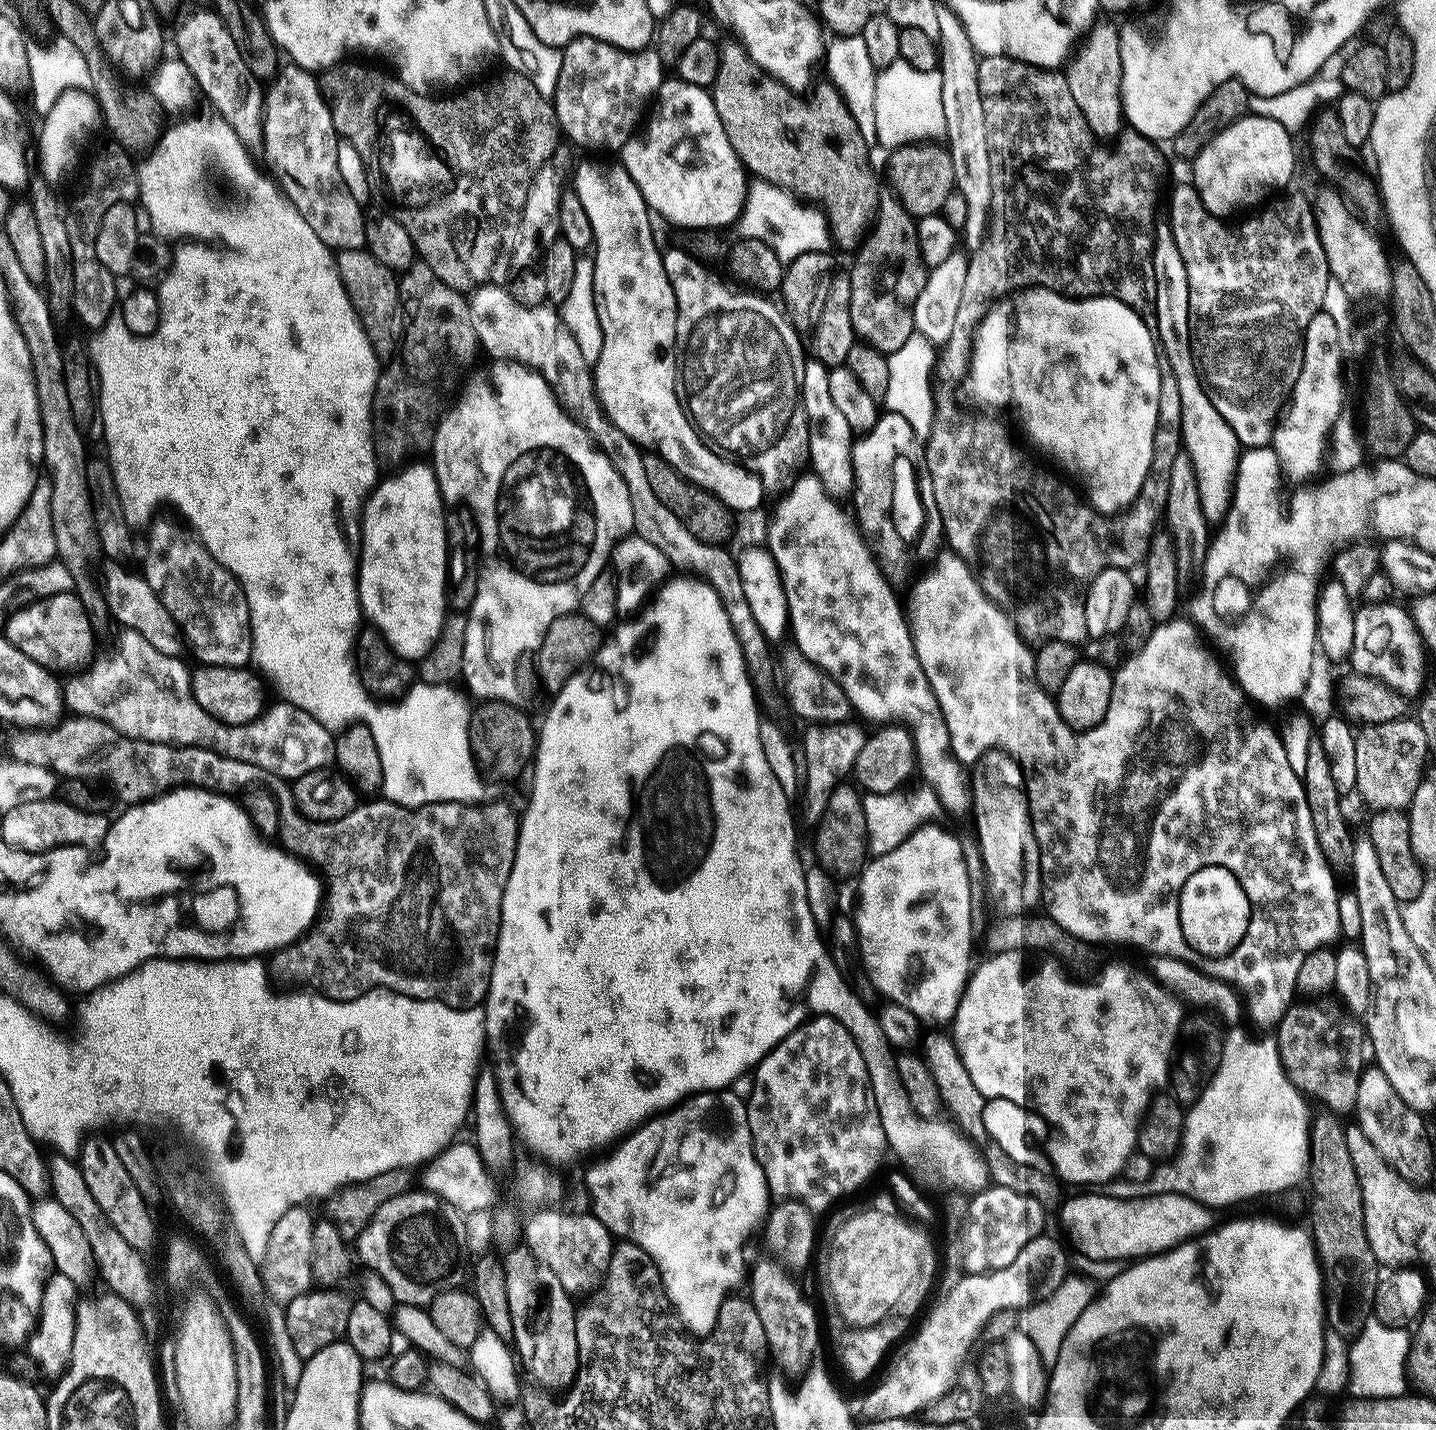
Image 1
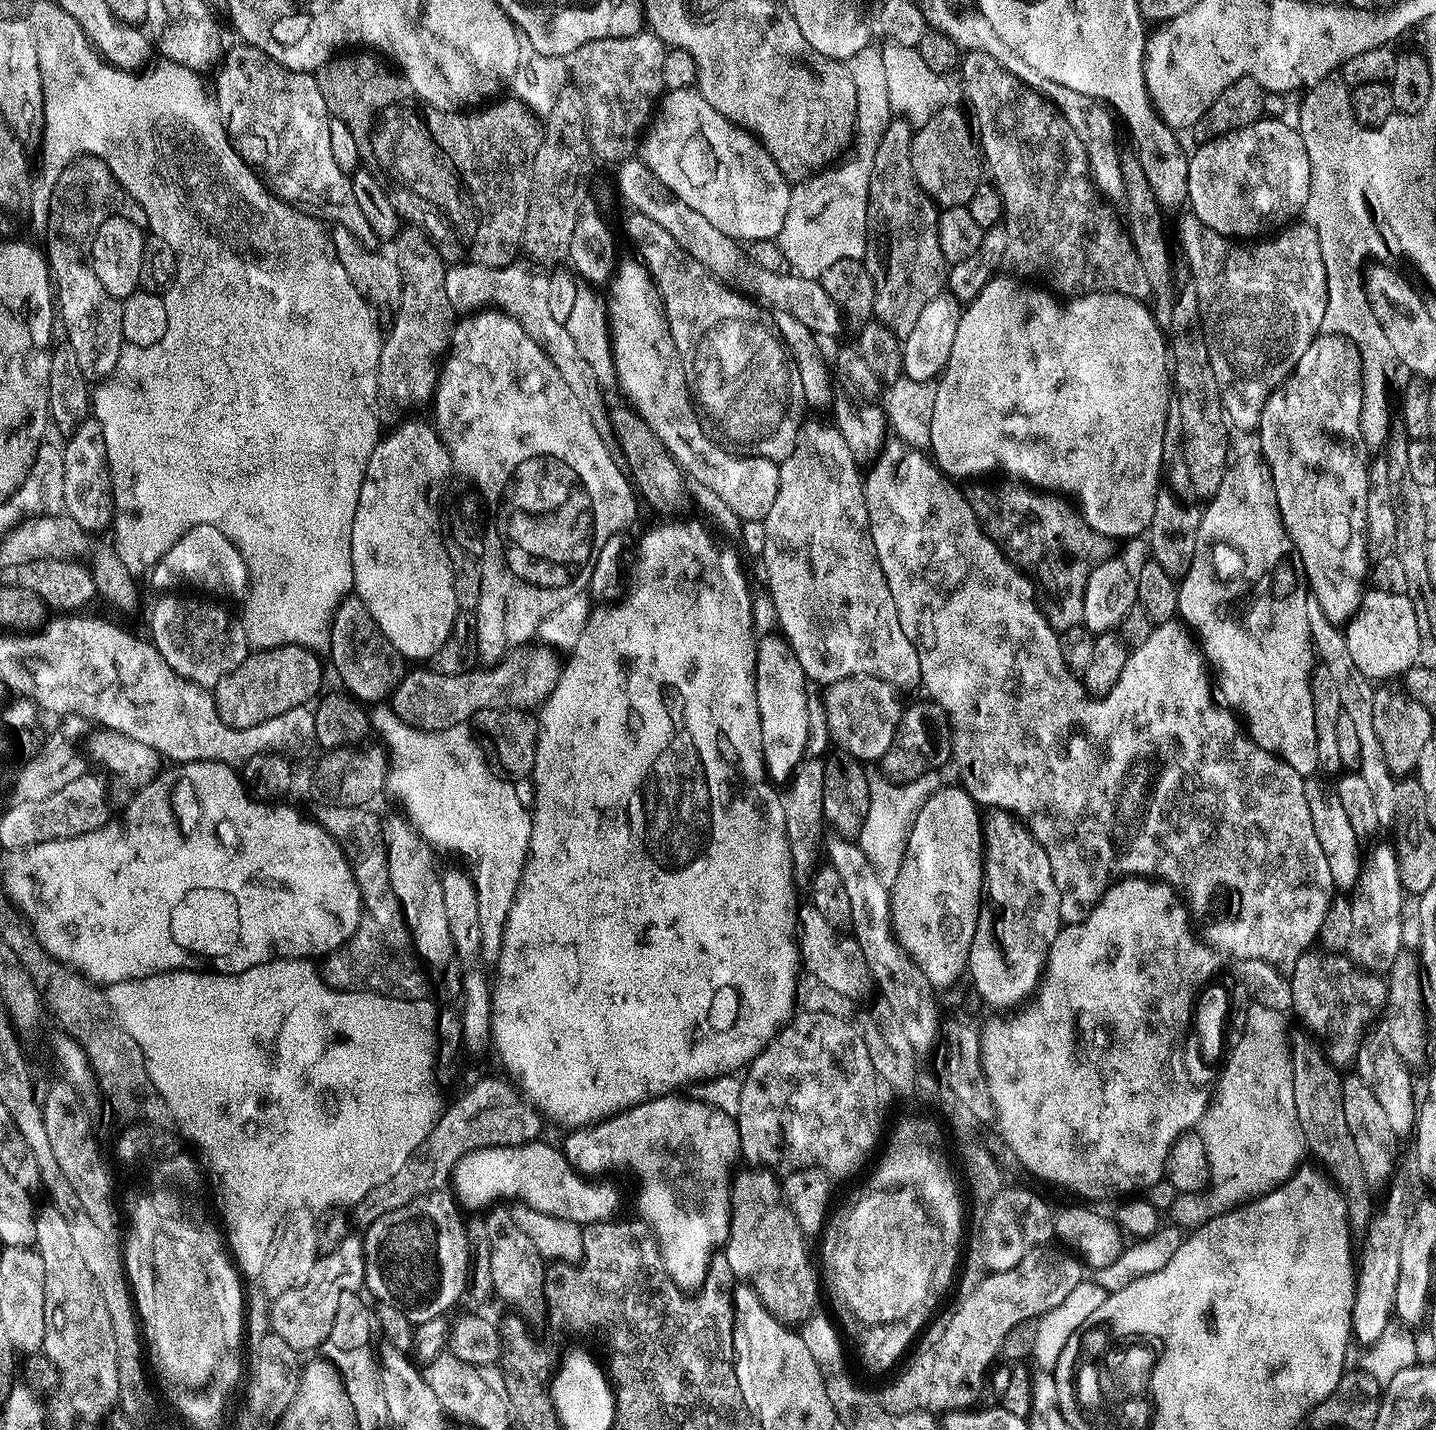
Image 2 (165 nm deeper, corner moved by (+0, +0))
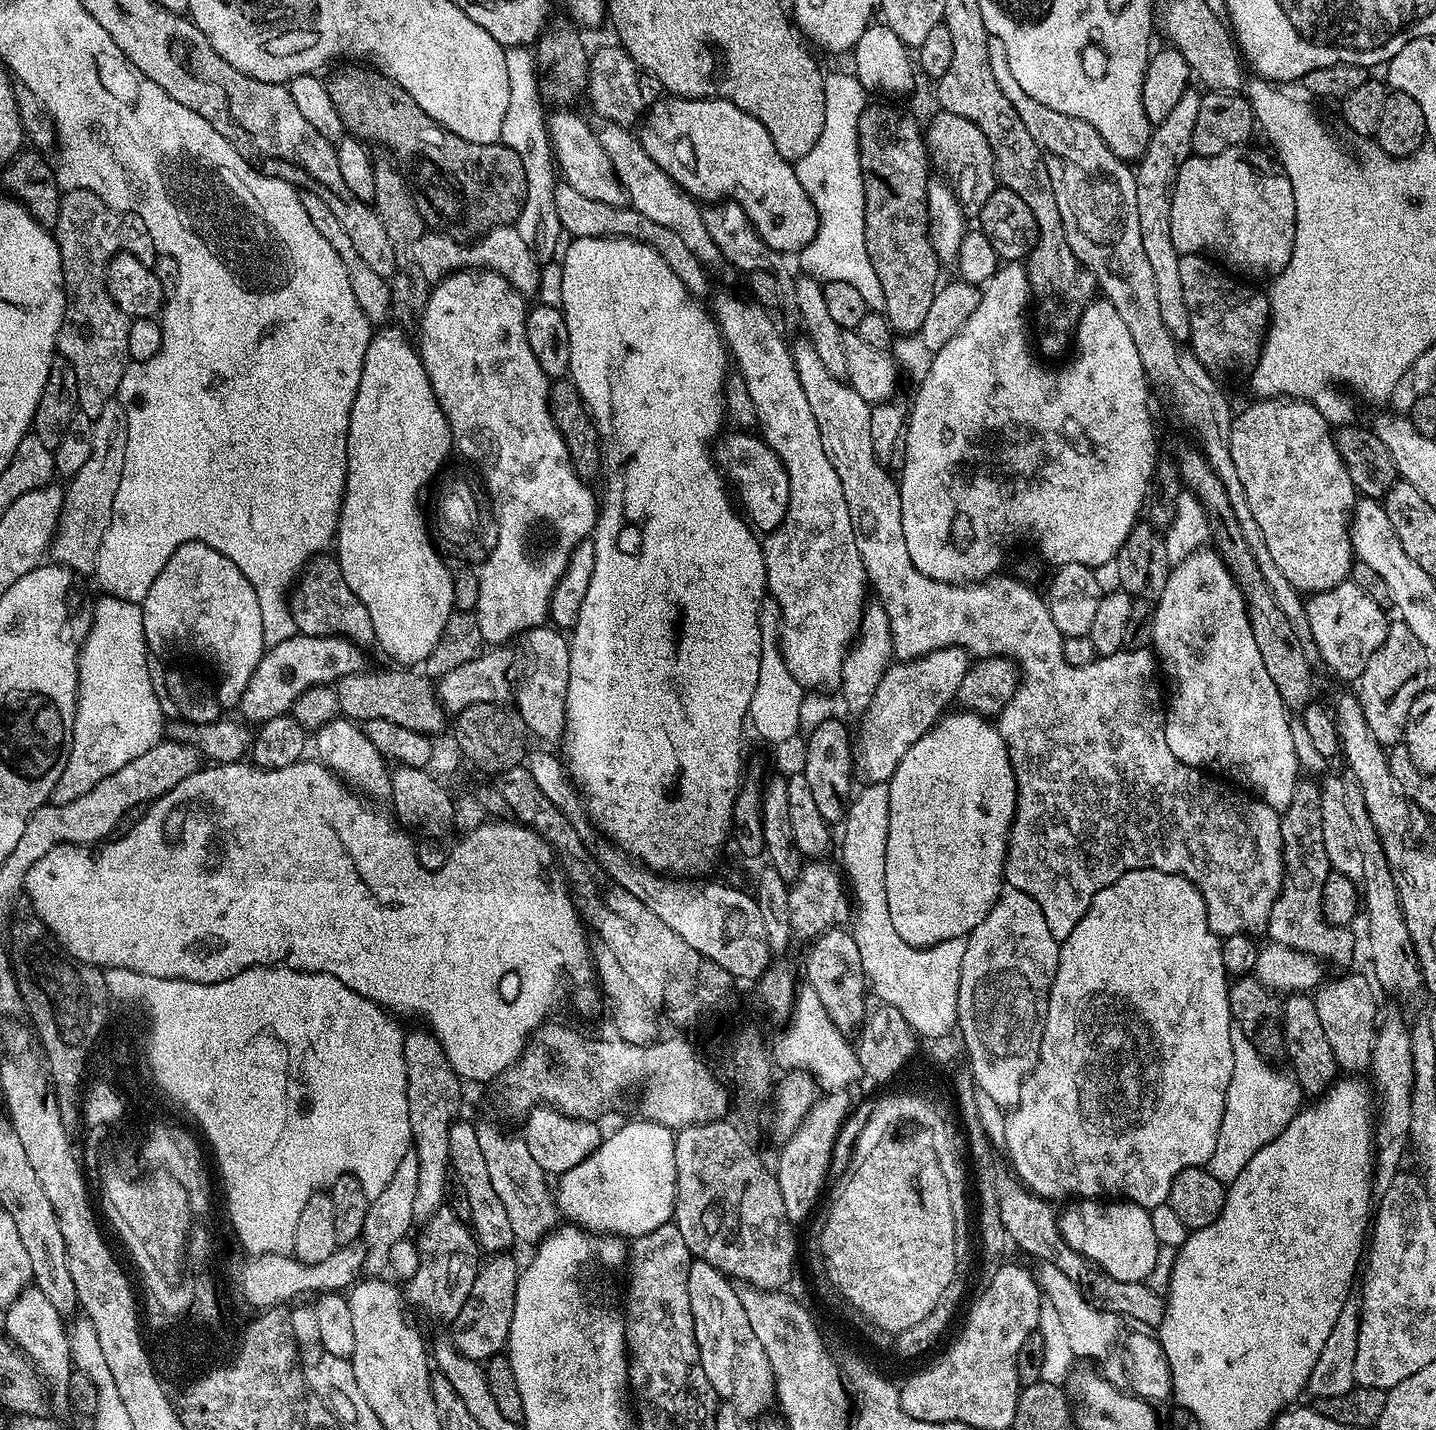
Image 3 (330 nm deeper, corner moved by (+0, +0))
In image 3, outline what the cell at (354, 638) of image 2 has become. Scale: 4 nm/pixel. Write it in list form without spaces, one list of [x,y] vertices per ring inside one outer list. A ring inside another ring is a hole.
[[[321,554],[316,559],[309,560],[303,580],[295,585],[290,596],[292,617],[299,635],[337,635],[346,640],[353,640],[361,646],[368,646],[368,643],[371,645],[375,641],[374,622],[370,622],[370,610],[366,610],[366,606],[358,602],[354,590],[346,586],[346,578],[342,578],[342,570],[337,560],[328,554]]]

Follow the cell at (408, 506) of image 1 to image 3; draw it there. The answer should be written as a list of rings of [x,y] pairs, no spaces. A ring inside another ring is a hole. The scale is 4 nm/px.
[[[396,326],[381,327],[373,335],[362,362],[362,378],[350,412],[348,469],[340,522],[336,528],[334,559],[340,564],[346,586],[350,586],[358,602],[370,610],[375,643],[380,644],[390,659],[397,660],[397,665],[420,666],[430,650],[438,646],[442,629],[454,611],[452,575],[430,535],[425,513],[424,516],[420,513],[420,491],[428,479],[431,481],[445,467],[444,459],[454,445],[448,419],[434,398],[419,351],[413,341],[411,344],[399,331],[403,332]]]

